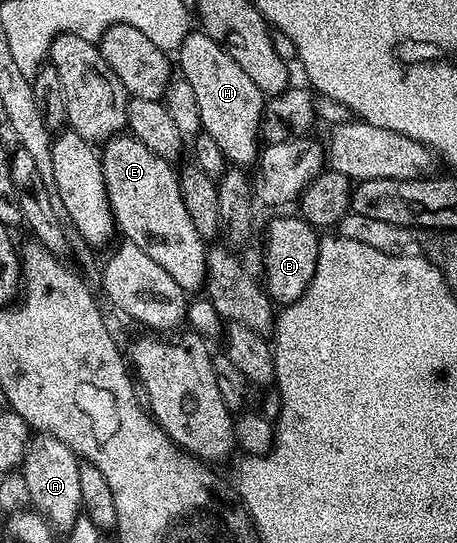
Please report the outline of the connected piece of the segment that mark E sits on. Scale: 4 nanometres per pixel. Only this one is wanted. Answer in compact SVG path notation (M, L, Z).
M130 135L112 137L102 146L101 158L118 232L163 267L182 289L202 290L207 284L208 246L203 237L197 235L193 219L189 219L189 211L181 199L176 166Z

